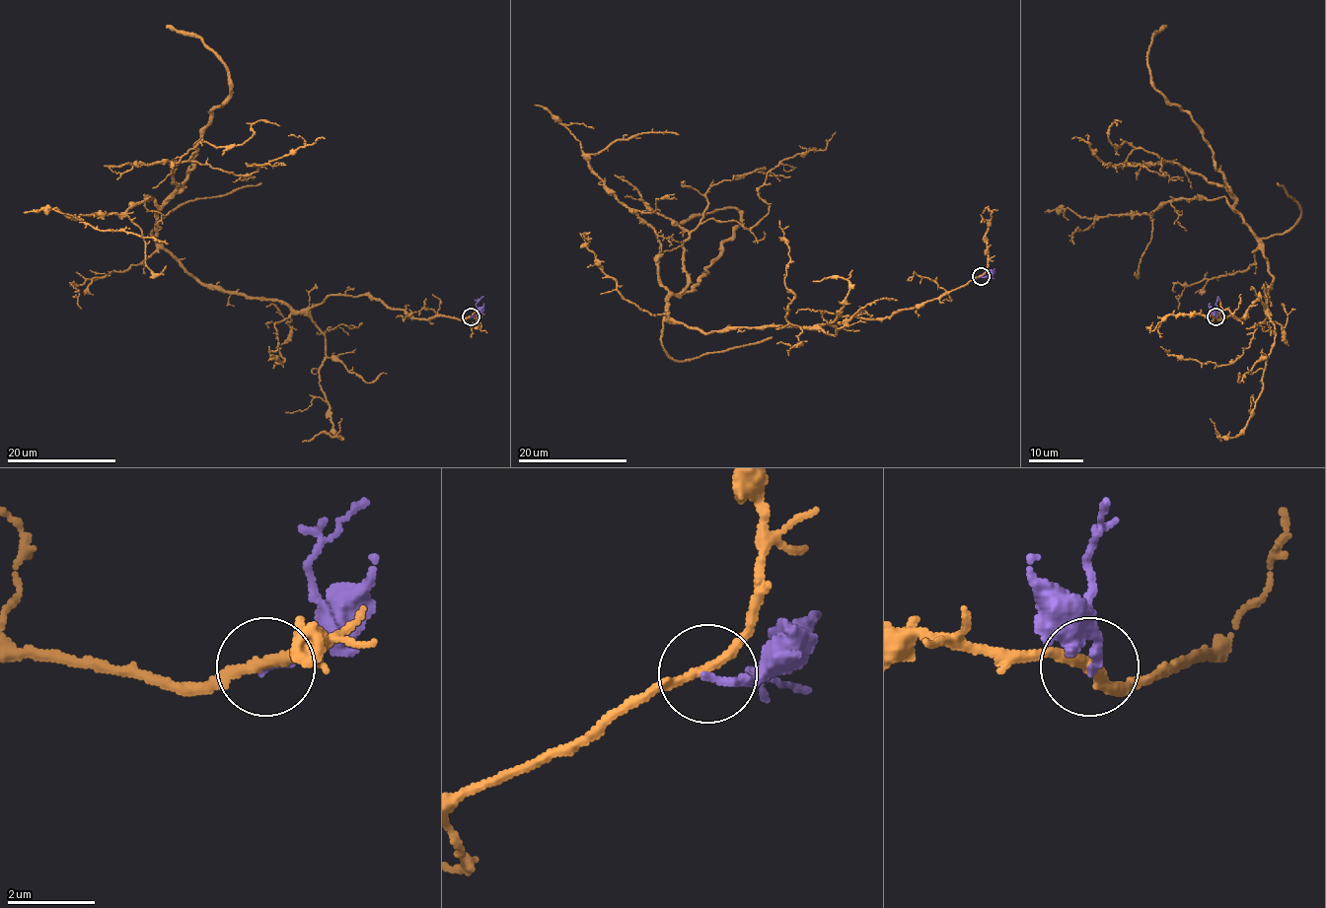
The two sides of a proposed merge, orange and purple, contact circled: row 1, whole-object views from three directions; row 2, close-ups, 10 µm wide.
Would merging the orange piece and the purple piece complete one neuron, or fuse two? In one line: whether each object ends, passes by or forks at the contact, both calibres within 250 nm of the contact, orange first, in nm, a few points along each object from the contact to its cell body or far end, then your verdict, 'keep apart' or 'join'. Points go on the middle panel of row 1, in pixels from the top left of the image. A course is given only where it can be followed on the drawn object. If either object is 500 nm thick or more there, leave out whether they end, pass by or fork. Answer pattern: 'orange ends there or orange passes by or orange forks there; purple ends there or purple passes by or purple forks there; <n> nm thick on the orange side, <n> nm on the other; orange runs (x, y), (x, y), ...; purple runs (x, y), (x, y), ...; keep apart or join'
orange passes by; purple ends there; 220 nm thick on the orange side, 200 nm on the other; orange runs (981, 276), (877, 318), (673, 322), (691, 233), (755, 226), (767, 174), (835, 132); purple runs (981, 276), (993, 278); keep apart

